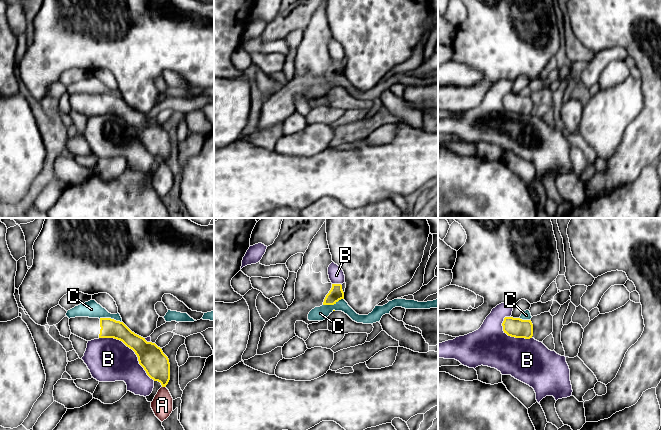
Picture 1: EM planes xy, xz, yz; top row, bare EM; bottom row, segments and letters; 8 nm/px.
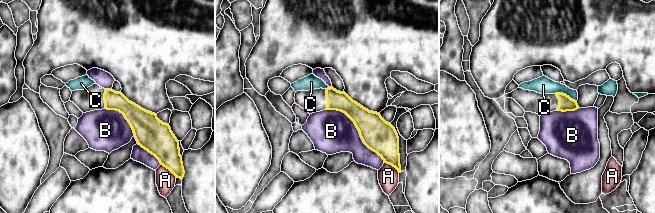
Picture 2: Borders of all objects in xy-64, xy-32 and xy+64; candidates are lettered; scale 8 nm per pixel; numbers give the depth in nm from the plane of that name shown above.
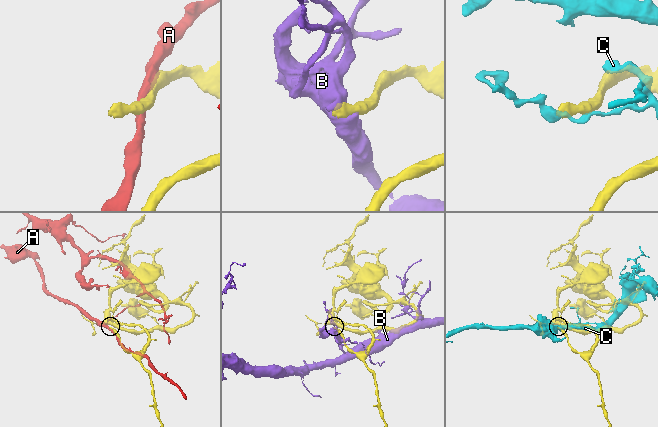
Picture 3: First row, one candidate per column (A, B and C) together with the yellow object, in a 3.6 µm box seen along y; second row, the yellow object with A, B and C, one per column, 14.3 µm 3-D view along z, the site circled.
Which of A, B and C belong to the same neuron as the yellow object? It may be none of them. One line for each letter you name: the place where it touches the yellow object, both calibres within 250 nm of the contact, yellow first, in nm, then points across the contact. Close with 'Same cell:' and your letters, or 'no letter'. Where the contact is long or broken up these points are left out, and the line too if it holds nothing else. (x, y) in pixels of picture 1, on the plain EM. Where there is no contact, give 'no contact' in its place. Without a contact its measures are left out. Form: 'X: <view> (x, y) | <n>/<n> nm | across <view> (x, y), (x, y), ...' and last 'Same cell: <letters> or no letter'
Same cell: no letter

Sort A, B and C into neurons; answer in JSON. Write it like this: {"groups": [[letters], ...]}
{"groups": [["A"], ["B"], ["C"]]}

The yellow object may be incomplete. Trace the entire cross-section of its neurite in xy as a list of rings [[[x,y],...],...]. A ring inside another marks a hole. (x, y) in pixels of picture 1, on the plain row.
[[[75,93],[69,95],[71,109],[86,116],[91,117],[99,114],[114,114],[122,117],[127,123],[132,125],[138,133],[139,140],[144,144],[147,151],[154,157],[166,163],[170,156],[170,139],[168,133],[162,125],[155,119],[147,118],[145,114],[132,108],[123,98],[111,94],[89,94]]]

